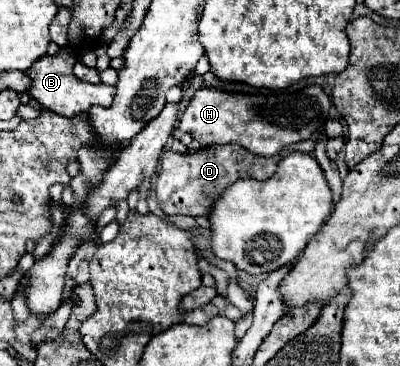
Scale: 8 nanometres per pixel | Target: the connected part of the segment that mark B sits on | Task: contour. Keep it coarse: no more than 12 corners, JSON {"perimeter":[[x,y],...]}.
{"perimeter":[[69,48],[43,56],[27,94],[45,110],[75,116],[109,106],[115,86],[73,74]]}

